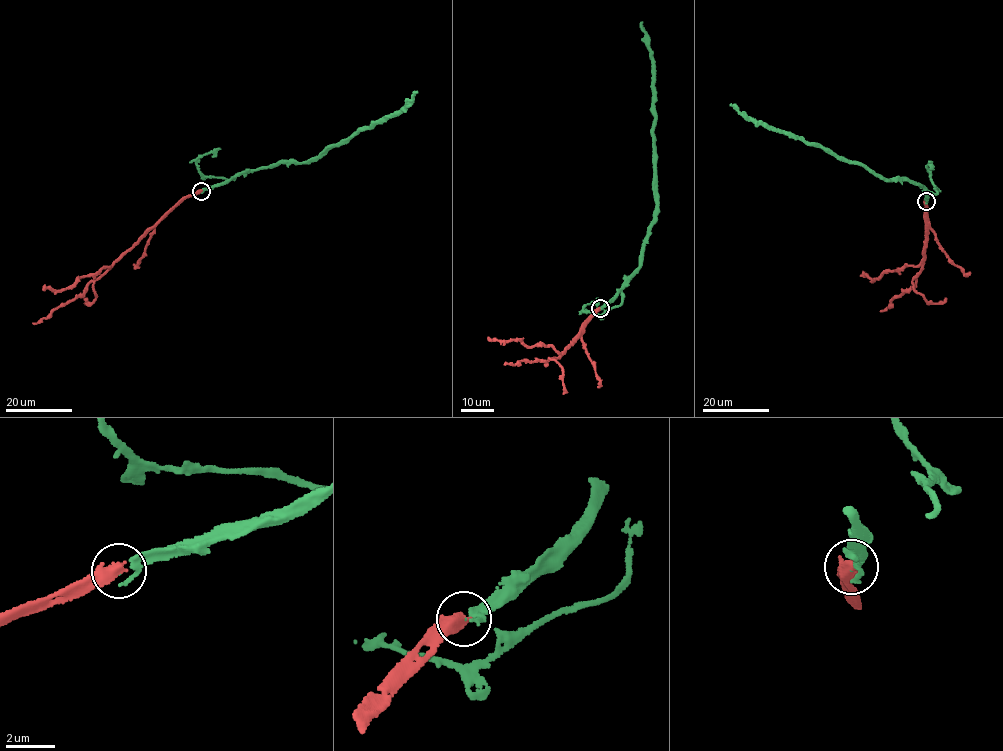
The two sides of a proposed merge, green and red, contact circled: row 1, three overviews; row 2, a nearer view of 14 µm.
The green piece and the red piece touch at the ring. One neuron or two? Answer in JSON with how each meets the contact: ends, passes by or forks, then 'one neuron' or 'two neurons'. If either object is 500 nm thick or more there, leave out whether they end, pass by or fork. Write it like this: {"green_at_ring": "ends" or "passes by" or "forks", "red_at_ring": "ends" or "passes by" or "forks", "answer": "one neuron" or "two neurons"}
{"answer": "one neuron"}

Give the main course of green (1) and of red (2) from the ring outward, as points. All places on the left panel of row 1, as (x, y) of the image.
1: (201, 191), (243, 173), (283, 161), (304, 163), (343, 144), (358, 131), (398, 115), (417, 92)
2: (201, 190), (183, 199), (98, 278), (88, 283), (83, 294), (61, 304), (46, 318), (32, 323)

